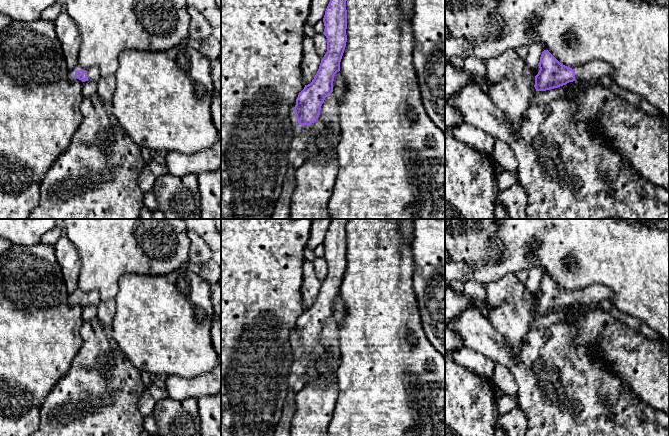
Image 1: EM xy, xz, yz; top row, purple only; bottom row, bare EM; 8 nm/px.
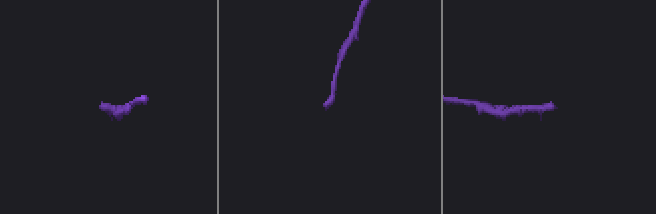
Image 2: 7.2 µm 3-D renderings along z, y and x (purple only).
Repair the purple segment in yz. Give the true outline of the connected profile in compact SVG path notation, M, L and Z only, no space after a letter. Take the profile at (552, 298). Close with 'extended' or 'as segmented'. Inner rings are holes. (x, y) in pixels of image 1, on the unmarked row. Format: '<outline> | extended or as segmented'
M544 274L538 288L540 294L535 300L536 315L546 315L560 310L566 309L569 306L577 305L592 305L601 301L608 301L612 305L612 291L604 285L590 285L576 294L561 288L548 274Z | extended

